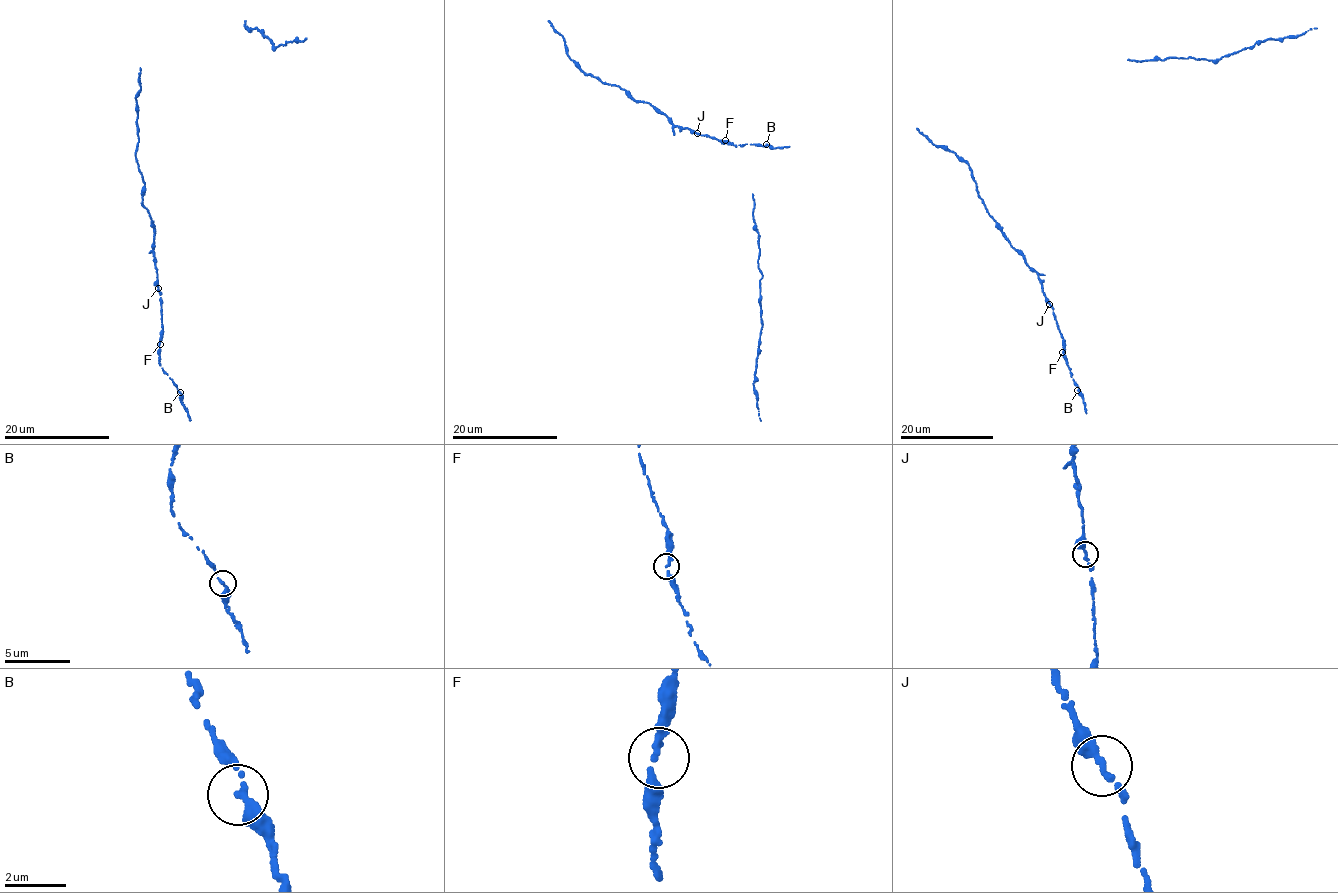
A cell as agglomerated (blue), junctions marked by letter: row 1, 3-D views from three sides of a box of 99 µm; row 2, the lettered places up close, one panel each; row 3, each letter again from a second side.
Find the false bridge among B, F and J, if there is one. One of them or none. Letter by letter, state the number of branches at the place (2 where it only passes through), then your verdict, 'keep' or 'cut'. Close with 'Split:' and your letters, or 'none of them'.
B: branches 2; keep
F: branches 2; keep
J: branches 2; keep
Split: none of them

